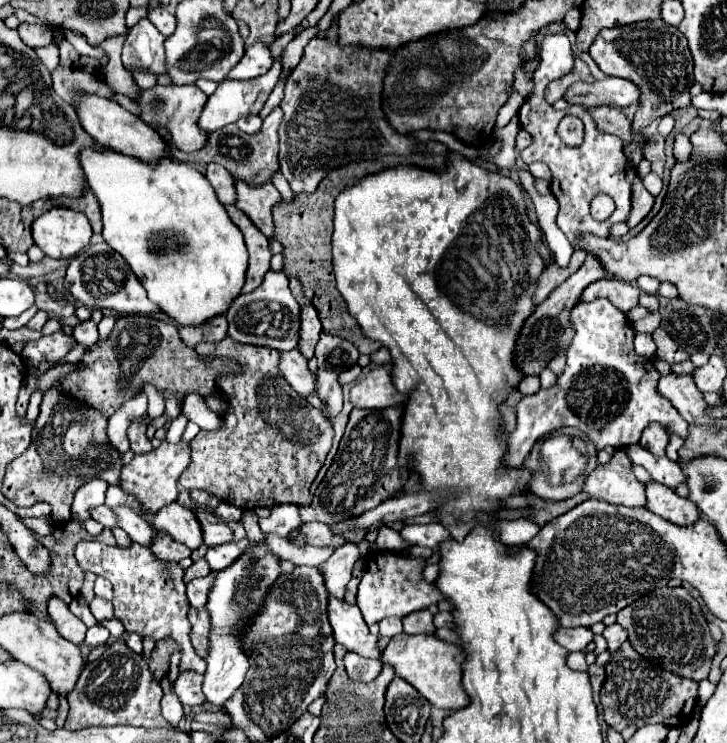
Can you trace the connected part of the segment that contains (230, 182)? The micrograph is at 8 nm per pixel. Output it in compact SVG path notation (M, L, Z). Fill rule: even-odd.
M208 164L206 178L214 186L214 190L218 194L218 200L222 204L236 204L236 186L234 186L236 182L234 182L234 178L230 176L230 172L224 166Z

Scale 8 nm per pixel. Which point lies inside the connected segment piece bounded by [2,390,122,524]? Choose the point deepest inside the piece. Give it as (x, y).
(69, 447)

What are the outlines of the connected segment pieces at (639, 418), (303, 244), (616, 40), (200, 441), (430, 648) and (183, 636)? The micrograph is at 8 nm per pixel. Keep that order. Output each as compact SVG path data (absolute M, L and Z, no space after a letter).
M598 298L594 302L576 304L572 308L572 328L574 338L568 346L568 360L564 372L558 376L556 384L552 388L540 388L532 396L524 396L518 404L518 426L508 436L508 452L504 458L506 468L520 468L530 454L534 442L542 438L544 434L558 430L562 426L574 426L580 428L598 448L612 446L612 448L628 448L632 444L638 444L642 430L650 422L660 422L666 432L678 434L686 438L688 434L688 422L676 412L676 408L658 392L658 370L654 368L650 358L644 358L634 352L634 332L626 320L626 316L610 304L610 300Z
M356 162L348 164L340 170L330 172L318 186L314 194L298 194L292 202L280 202L274 208L274 226L276 234L274 240L284 244L284 256L286 256L286 268L284 274L288 278L298 278L302 282L302 290L306 298L316 306L322 326L326 332L336 334L340 338L346 338L356 344L360 354L372 354L376 352L382 344L368 340L362 332L356 320L348 314L348 308L344 304L344 298L336 290L334 282L334 272L332 272L332 218L334 218L334 200L336 196L346 188L354 186L358 180L364 176L370 176L374 172L380 172L388 168L390 162Z
M660 18L602 30L590 46L590 56L606 76L626 78L640 88L640 106L632 122L636 132L642 132L654 118L690 104L694 60L688 50L688 42L678 28L668 26Z
M226 336L226 338L224 338L222 342L218 342L218 344L204 344L204 342L198 344L198 346L196 346L196 352L198 352L198 354L218 356L218 358L224 358L224 356L226 356L226 358L230 358L230 360L236 360L238 364L242 364L242 372L236 374L236 376L232 376L232 374L220 374L220 376L216 376L216 388L218 388L220 396L222 396L224 400L230 400L230 402L228 402L228 404L230 404L230 406L228 406L228 412L224 414L222 424L220 424L218 430L212 430L212 432L202 430L202 432L198 432L196 438L190 442L190 466L184 470L184 474L180 476L178 482L180 482L184 488L188 488L188 490L206 490L206 492L218 496L222 502L234 504L234 506L238 506L238 508L242 508L242 510L252 510L252 508L258 508L258 506L268 506L268 508L272 508L274 504L286 504L286 502L308 506L308 504L312 502L310 486L312 486L312 482L314 482L318 470L324 466L326 454L328 454L330 448L332 448L332 440L334 440L334 426L332 426L332 422L324 416L322 410L316 410L314 406L310 406L294 388L290 388L290 384L284 380L284 376L280 376L280 368L278 368L280 352L278 352L278 350L264 348L264 346L252 346L252 344L238 344L236 340L232 340L232 338Z
M398 634L384 648L382 662L394 666L396 676L408 680L432 706L444 710L460 710L470 704L470 696L466 696L462 688L462 664L466 660L464 650L456 644L448 644L436 636L428 634Z
M80 542L76 544L76 560L82 570L94 572L104 576L112 582L114 588L114 618L118 618L126 630L138 632L140 636L154 636L156 640L174 638L182 646L180 658L180 672L192 670L202 672L206 662L196 656L190 644L190 622L188 622L188 608L190 602L186 598L186 584L184 584L184 570L176 562L160 562L152 556L152 552L140 544L132 544L128 548L108 546L102 542Z

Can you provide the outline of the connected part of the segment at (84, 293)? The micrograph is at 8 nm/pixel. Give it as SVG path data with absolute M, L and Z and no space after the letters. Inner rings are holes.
M106 242L100 244L90 244L84 248L84 252L78 252L76 258L72 258L66 278L64 278L64 288L70 292L76 300L80 300L84 306L92 310L108 308L116 312L126 312L126 314L150 314L158 312L158 306L148 300L142 284L136 280L134 272L128 268L128 264L122 260L120 254L112 252Z

